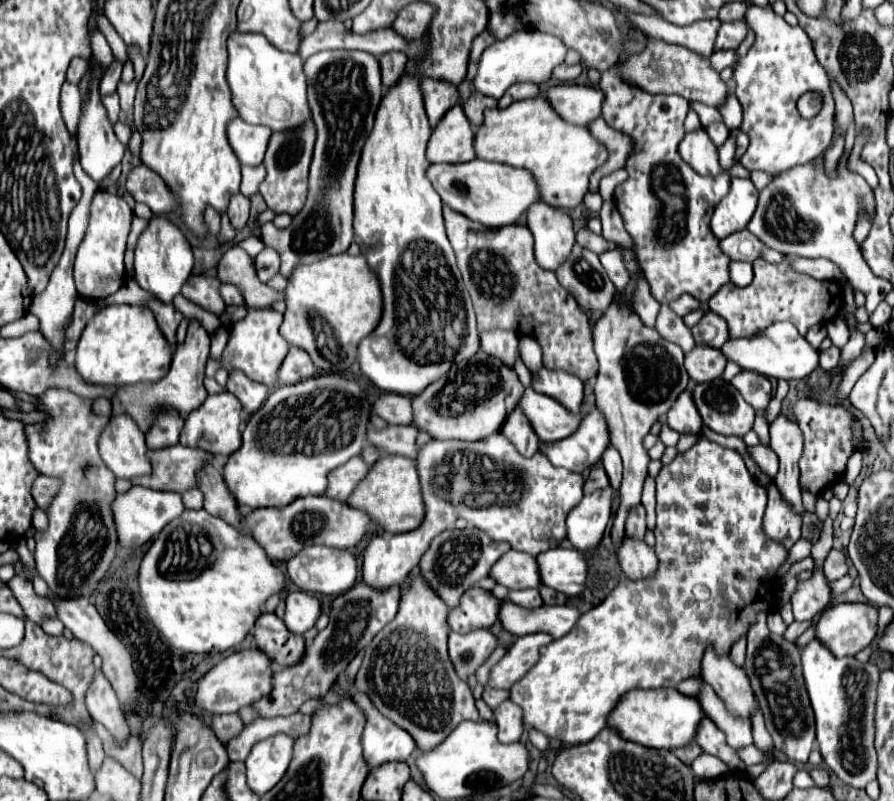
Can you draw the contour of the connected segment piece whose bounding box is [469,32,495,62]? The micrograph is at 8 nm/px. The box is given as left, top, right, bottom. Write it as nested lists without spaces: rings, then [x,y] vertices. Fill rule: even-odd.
[[[481,32],[475,40],[473,40],[473,44],[471,44],[471,54],[469,54],[469,60],[473,62],[473,60],[479,60],[479,56],[481,56],[481,52],[487,48],[487,46],[491,46],[495,40],[493,38],[489,38],[489,32]]]

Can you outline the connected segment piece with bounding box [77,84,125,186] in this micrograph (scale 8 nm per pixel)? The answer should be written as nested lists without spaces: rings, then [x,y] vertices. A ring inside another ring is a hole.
[[[99,84],[93,86],[93,98],[89,98],[89,106],[85,106],[85,114],[81,116],[79,128],[77,128],[77,142],[79,142],[79,156],[81,156],[81,166],[83,170],[101,186],[105,178],[111,174],[111,170],[123,160],[125,146],[117,140],[113,126],[107,118],[105,108],[101,106],[101,96],[99,96]]]

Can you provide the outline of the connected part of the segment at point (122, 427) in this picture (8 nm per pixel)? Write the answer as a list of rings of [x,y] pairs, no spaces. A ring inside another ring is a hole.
[[[119,414],[117,418],[111,416],[111,420],[109,420],[109,424],[103,430],[101,440],[99,440],[99,454],[105,460],[107,468],[117,478],[123,478],[123,480],[133,480],[133,478],[139,478],[139,476],[147,476],[153,470],[147,452],[149,452],[149,448],[145,444],[145,434],[141,434],[141,430],[137,430],[137,424],[133,422],[133,418],[129,418],[127,414]]]

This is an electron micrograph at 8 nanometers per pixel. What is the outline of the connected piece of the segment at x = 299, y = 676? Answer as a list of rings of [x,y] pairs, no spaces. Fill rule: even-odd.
[[[359,582],[353,586],[353,590],[347,590],[345,594],[337,596],[331,606],[331,620],[327,628],[321,630],[311,644],[307,644],[301,662],[281,672],[273,672],[273,690],[253,704],[253,710],[259,714],[259,718],[289,716],[297,712],[305,700],[325,696],[327,690],[337,680],[339,672],[347,668],[351,658],[357,656],[357,652],[363,650],[373,640],[373,636],[395,618],[397,606],[399,586],[393,586],[389,594],[373,594],[369,586]]]

